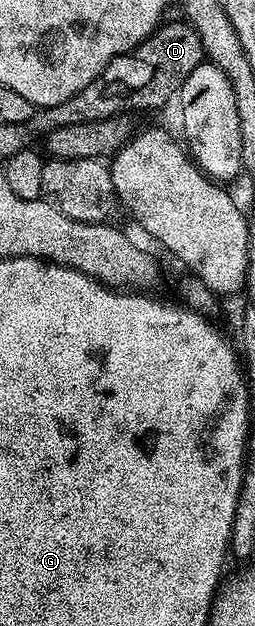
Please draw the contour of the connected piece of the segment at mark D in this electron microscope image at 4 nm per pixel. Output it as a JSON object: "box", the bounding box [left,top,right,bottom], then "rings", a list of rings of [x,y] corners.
{"box":[25,19,206,137],"rings":[[[181,19],[166,23],[157,27],[154,34],[140,43],[135,53],[114,58],[101,75],[85,85],[80,92],[69,97],[68,101],[55,106],[36,108],[33,116],[25,121],[27,131],[32,131],[36,137],[45,137],[65,125],[108,119],[113,115],[131,113],[127,111],[143,111],[147,107],[165,104],[169,97],[186,86],[189,74],[206,58],[200,37],[190,23]]]}

